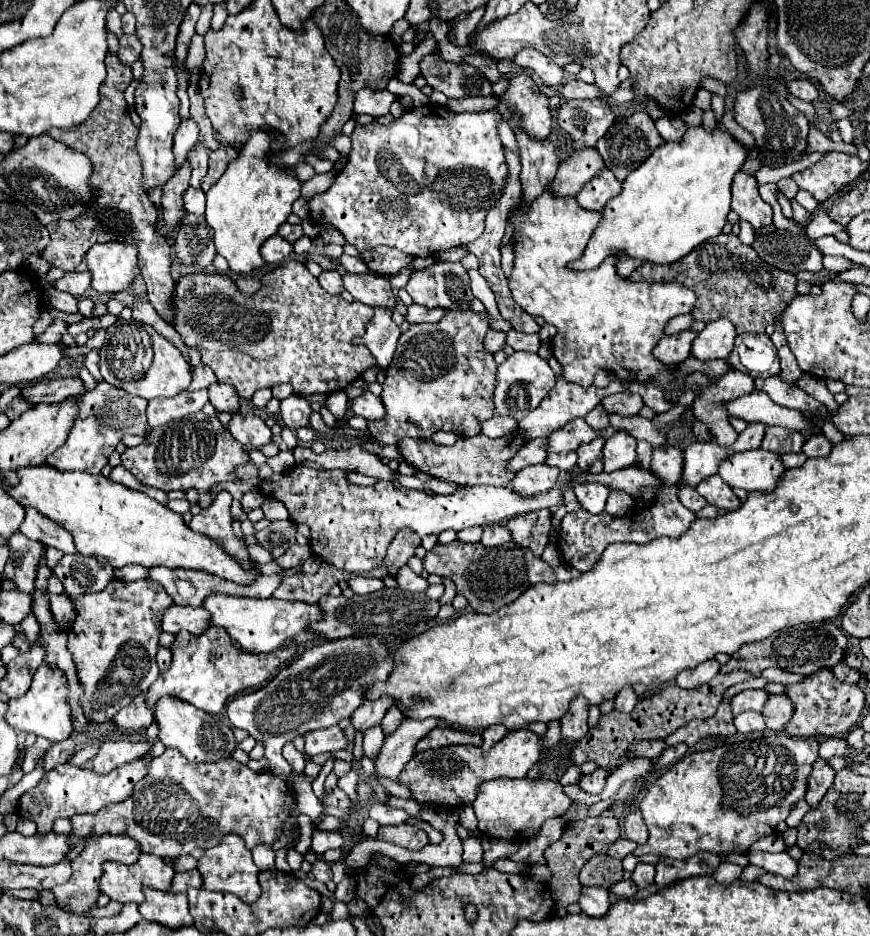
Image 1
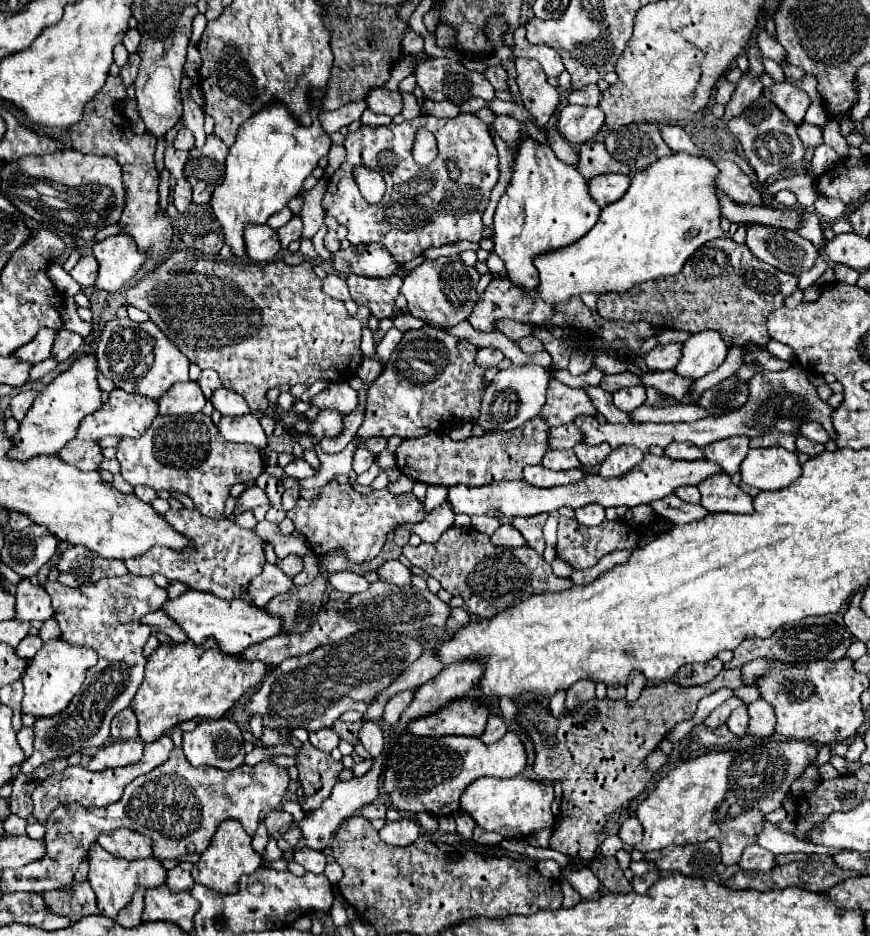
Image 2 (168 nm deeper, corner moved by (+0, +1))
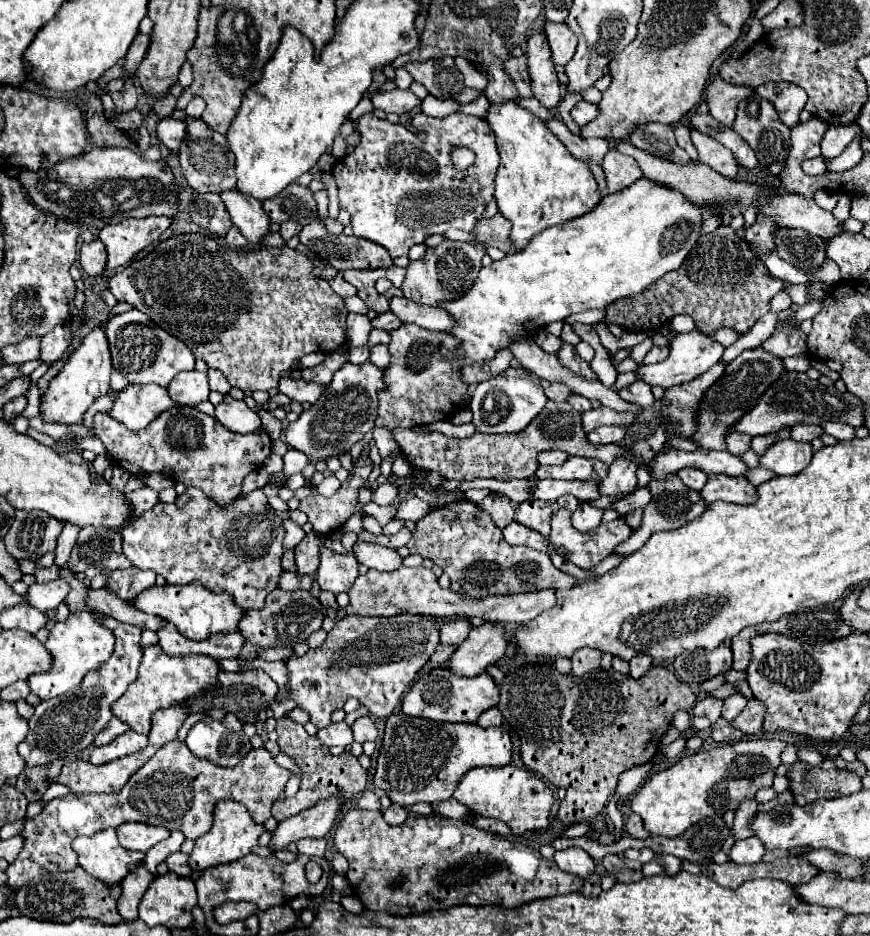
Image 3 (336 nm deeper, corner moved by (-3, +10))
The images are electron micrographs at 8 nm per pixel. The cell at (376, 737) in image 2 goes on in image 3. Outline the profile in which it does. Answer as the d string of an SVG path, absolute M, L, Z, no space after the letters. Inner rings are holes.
M370 717L356 719L356 723L352 725L352 731L354 731L354 741L358 741L358 743L376 741L376 737L378 737L378 729Z

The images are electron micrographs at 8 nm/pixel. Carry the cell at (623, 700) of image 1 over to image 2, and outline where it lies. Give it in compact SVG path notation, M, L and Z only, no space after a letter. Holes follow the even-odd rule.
M633 670L633 672L629 674L629 680L627 680L627 696L625 696L625 700L627 700L627 702L635 702L645 686L647 686L645 676L643 676L639 670Z

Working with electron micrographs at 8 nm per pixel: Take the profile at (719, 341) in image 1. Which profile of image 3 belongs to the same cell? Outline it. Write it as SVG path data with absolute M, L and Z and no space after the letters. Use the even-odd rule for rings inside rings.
M690 331L690 333L678 333L672 341L670 341L670 355L660 361L660 363L654 363L654 365L640 365L638 367L638 373L640 373L640 379L646 381L648 385L660 385L660 387L674 387L674 385L680 385L680 383L686 383L686 381L692 381L696 379L698 375L706 373L712 365L716 365L720 361L724 353L724 347L700 333L700 331Z

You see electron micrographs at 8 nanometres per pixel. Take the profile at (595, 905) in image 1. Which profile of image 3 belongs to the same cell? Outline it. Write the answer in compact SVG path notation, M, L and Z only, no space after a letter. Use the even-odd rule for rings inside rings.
M570 847L566 851L556 851L554 861L558 863L558 867L562 871L568 871L572 875L580 875L580 879L588 879L590 875L594 875L594 859L578 847Z

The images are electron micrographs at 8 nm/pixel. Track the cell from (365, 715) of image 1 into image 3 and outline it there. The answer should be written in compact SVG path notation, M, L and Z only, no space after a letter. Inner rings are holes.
M456 619L456 621L448 621L446 625L442 625L440 629L440 645L452 645L452 647L458 647L468 631L470 631L470 623L468 619Z

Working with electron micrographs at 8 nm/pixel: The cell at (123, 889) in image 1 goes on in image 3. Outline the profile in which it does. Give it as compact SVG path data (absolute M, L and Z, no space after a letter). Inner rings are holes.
M114 829L98 831L92 837L76 837L72 847L76 849L78 863L86 873L112 885L120 885L132 869L144 863L146 857L146 853L124 849L118 843Z

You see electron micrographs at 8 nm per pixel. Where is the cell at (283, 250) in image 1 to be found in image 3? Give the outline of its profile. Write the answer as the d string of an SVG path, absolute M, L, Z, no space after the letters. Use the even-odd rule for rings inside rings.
M236 189L224 191L220 197L226 203L232 223L240 229L250 245L258 245L270 233L270 219L264 215L260 201L250 199L250 195L242 195Z

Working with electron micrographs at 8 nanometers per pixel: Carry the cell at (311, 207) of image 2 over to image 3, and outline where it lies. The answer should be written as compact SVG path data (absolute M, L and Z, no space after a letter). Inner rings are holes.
M326 191L314 193L314 199L316 199L316 207L318 207L318 217L316 217L310 225L302 227L302 231L300 231L300 235L298 235L300 243L302 243L306 249L318 253L318 257L328 259L328 263L330 263L334 269L338 269L340 273L346 271L346 269L378 269L378 267L390 267L390 265L392 265L392 257L390 257L388 251L384 251L384 247L380 247L378 243L372 243L372 241L368 241L368 239L356 237L355 235L346 236L344 233L337 236L330 235L330 233L326 231L326 227L324 227L324 219L326 219L326 215L328 215L328 195L326 195Z

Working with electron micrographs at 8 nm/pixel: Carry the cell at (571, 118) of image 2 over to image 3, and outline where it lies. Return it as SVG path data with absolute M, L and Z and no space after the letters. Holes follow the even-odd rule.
M578 101L576 103L576 107L572 109L572 119L574 119L574 123L578 125L578 127L584 127L586 123L590 123L592 119L596 119L598 117L598 113L600 113L600 109L598 109L598 105L594 105L594 103L588 103L588 101Z

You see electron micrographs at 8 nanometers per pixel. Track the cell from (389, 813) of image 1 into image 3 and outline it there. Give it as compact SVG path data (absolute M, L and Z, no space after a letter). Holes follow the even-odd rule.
M364 791L362 797L358 799L358 807L368 809L368 811L378 811L380 809L380 799L374 795L374 791Z

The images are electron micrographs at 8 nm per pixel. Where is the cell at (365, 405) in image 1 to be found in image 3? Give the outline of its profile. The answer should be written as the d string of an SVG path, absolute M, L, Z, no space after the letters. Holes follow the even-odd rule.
M280 379L280 391L294 401L300 403L316 403L316 399L324 393L326 385L304 381L304 379Z

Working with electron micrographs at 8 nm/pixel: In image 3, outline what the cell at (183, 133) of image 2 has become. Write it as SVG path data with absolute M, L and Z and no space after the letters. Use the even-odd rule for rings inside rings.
M162 119L158 123L158 139L162 145L166 145L172 151L180 149L180 143L184 139L184 131L186 131L184 121L178 121L178 119Z

